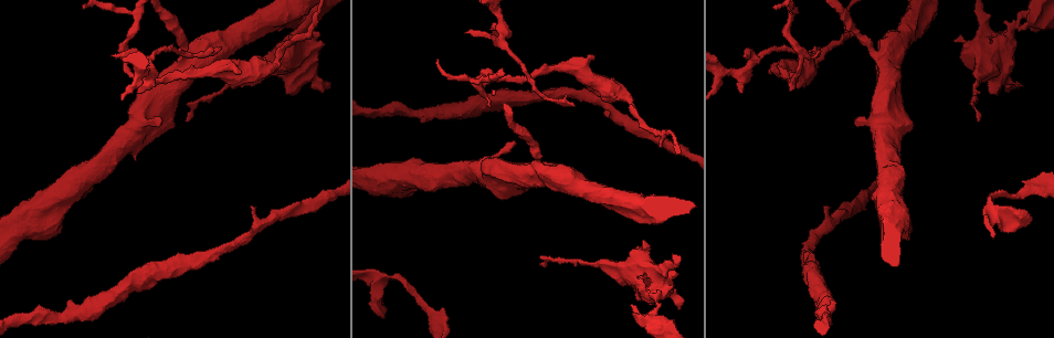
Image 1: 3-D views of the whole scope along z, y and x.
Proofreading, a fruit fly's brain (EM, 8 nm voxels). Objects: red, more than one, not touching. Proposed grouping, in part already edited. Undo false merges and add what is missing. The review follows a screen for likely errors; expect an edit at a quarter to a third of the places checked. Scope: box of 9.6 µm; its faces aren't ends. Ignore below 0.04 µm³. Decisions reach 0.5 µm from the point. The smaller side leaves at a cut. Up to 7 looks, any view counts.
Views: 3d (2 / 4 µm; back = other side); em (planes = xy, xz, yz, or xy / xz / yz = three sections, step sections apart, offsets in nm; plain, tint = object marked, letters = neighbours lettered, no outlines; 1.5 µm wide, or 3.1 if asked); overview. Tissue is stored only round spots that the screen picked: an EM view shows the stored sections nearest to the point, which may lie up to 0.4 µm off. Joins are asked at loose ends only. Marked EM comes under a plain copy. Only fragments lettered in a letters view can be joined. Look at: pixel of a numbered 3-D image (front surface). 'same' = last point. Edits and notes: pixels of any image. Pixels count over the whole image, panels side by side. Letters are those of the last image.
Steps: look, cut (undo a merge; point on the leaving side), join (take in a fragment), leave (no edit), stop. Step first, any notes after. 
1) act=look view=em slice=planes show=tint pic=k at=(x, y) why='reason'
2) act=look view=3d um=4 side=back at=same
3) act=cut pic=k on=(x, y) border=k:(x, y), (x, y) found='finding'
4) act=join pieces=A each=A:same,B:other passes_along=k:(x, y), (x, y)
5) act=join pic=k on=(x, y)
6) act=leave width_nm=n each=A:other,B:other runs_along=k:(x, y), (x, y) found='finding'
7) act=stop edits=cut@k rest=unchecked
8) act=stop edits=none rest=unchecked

act=look view=em slice=planes show=letters pic=1 at=(114, 55)

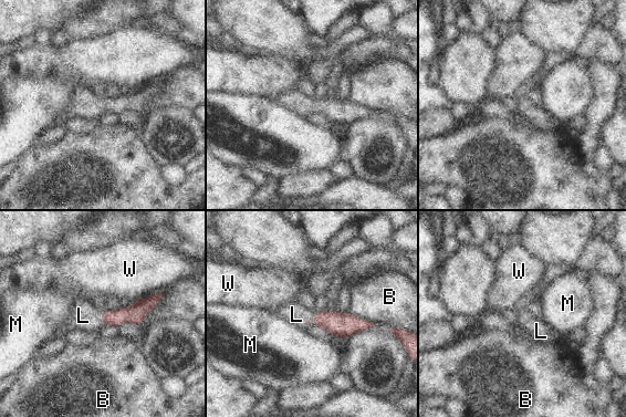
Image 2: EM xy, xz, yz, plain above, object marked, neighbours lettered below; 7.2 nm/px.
act=join pieces=L width_nm=110 each=B:other,L:same,M:other,W:other found='it goes on there'

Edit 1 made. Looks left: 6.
act=look view=overview why='redraw'

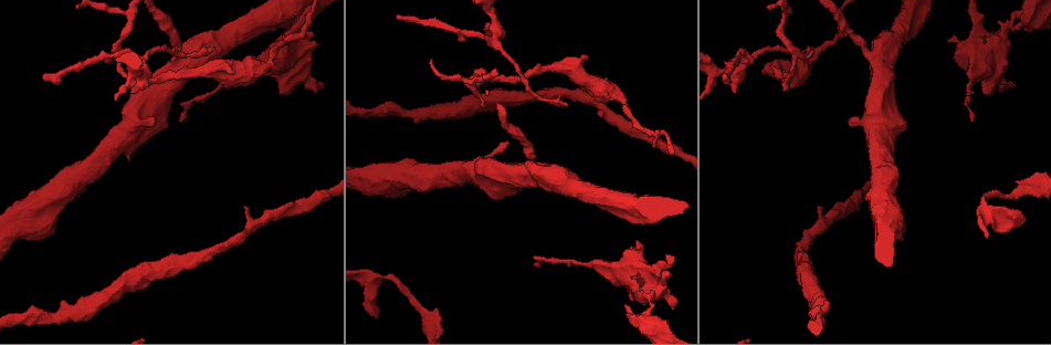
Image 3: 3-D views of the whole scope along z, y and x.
act=look view=em slice=planes show=letters pic=3 at=(850, 122) why='free end'

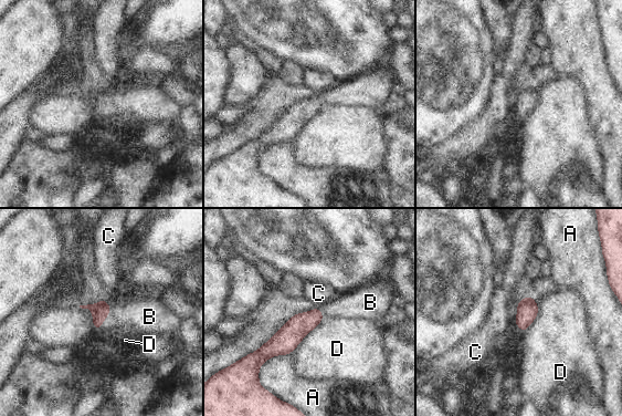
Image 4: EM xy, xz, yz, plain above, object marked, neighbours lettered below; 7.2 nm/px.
act=join pieces=B each=A:other,B:same,C:other,D:other passes_along=4:(101, 310), (106, 316), (140, 316) found='the neuron continues'

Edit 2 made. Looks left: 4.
act=look view=em slice=xz step=8 show=tint pic=3 at=(971, 120) why='thin end'

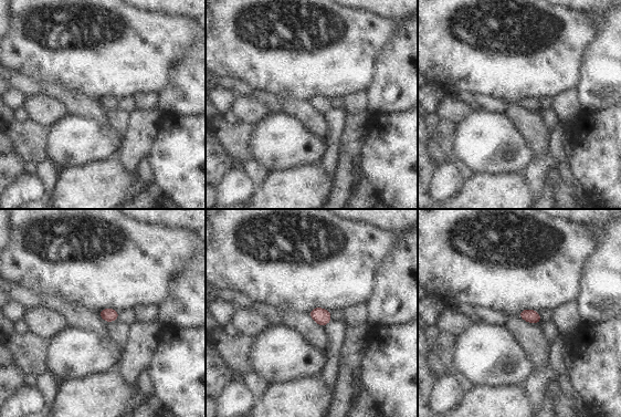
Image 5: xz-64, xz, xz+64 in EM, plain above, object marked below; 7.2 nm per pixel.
act=look view=em slice=planes show=letters at=same why='another direction'

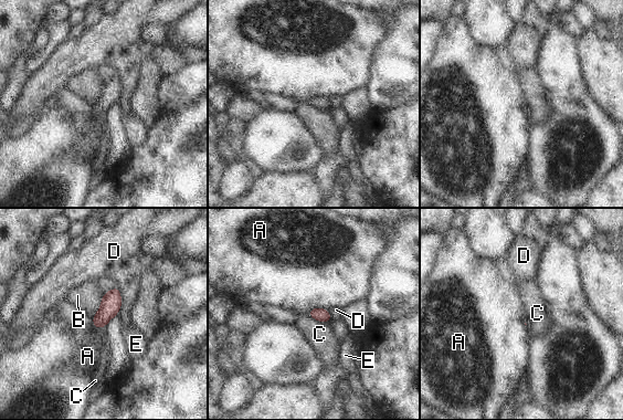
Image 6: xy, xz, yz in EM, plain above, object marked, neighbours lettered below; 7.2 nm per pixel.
act=leave each=A:other,B:other,C:other,D:other,E:other border=6:(307, 314), (316, 319), (328, 323) found='none of them fits'

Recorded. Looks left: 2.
act=stop edits=join@2,join@4 rest=unchecked

